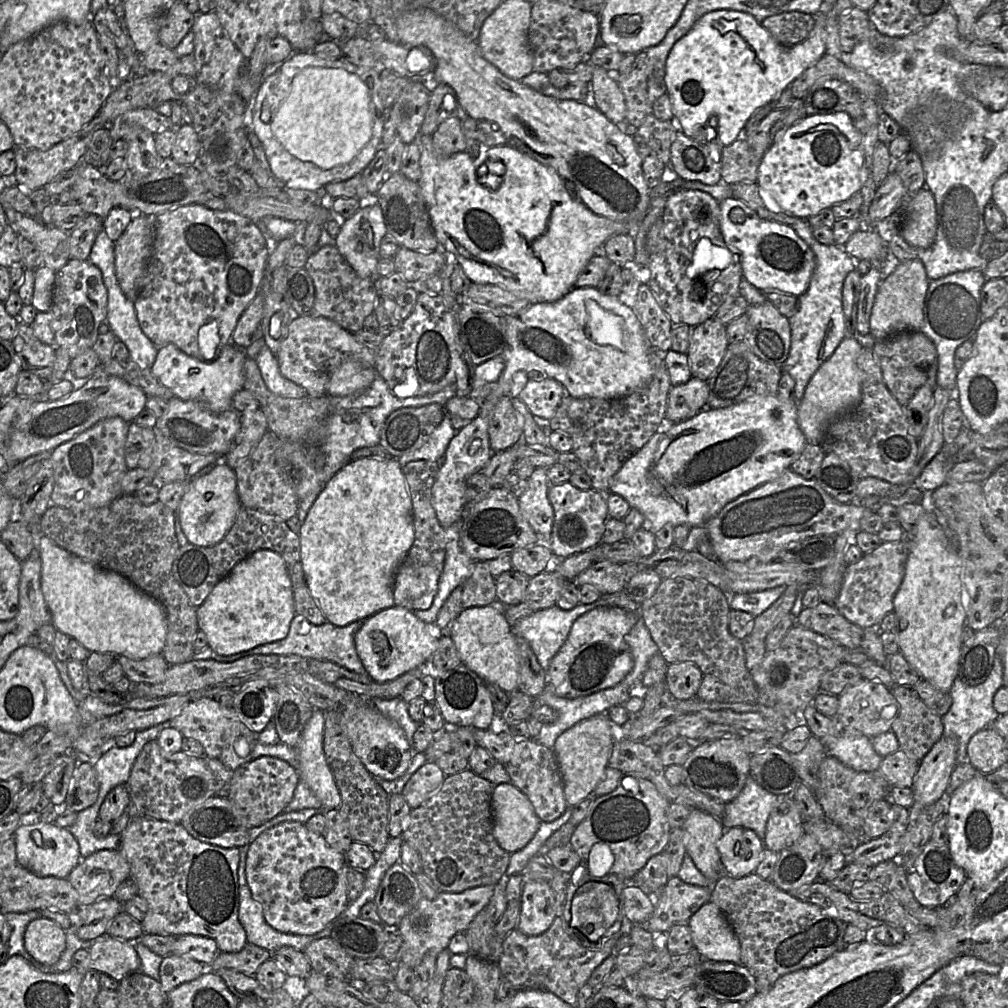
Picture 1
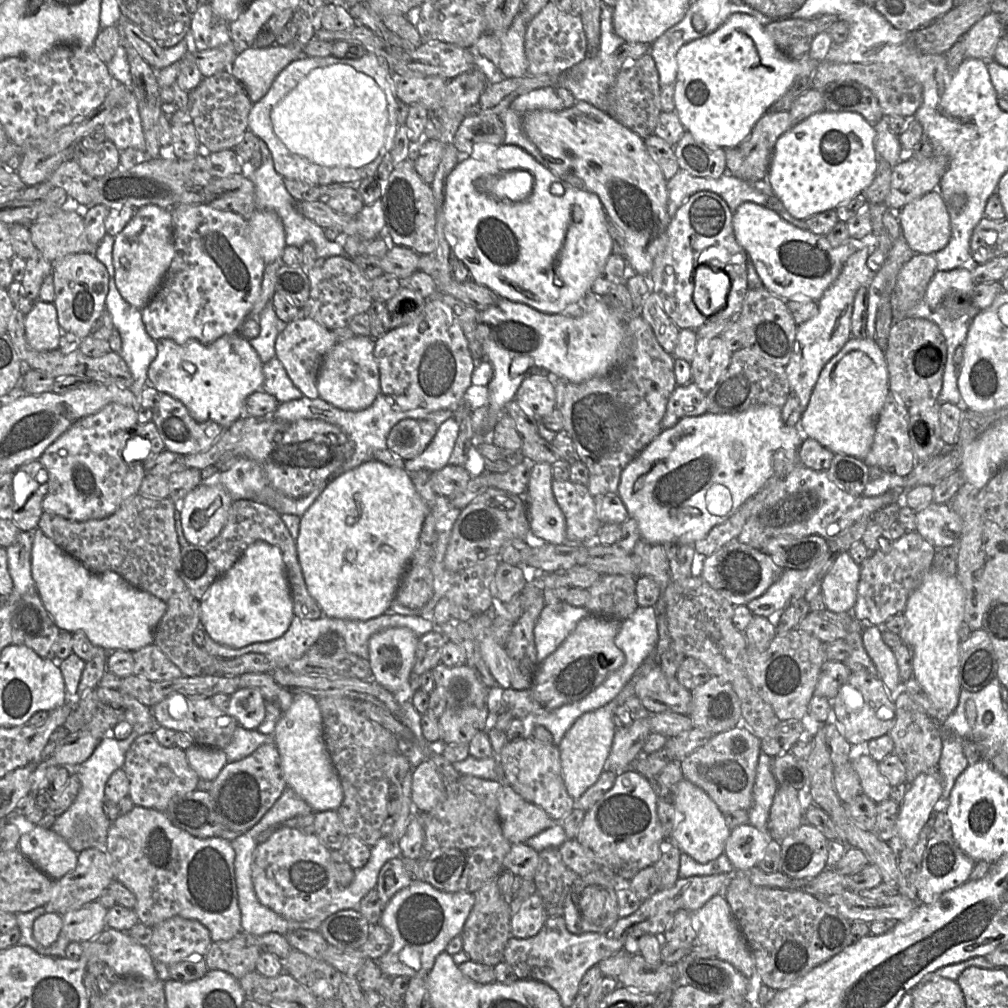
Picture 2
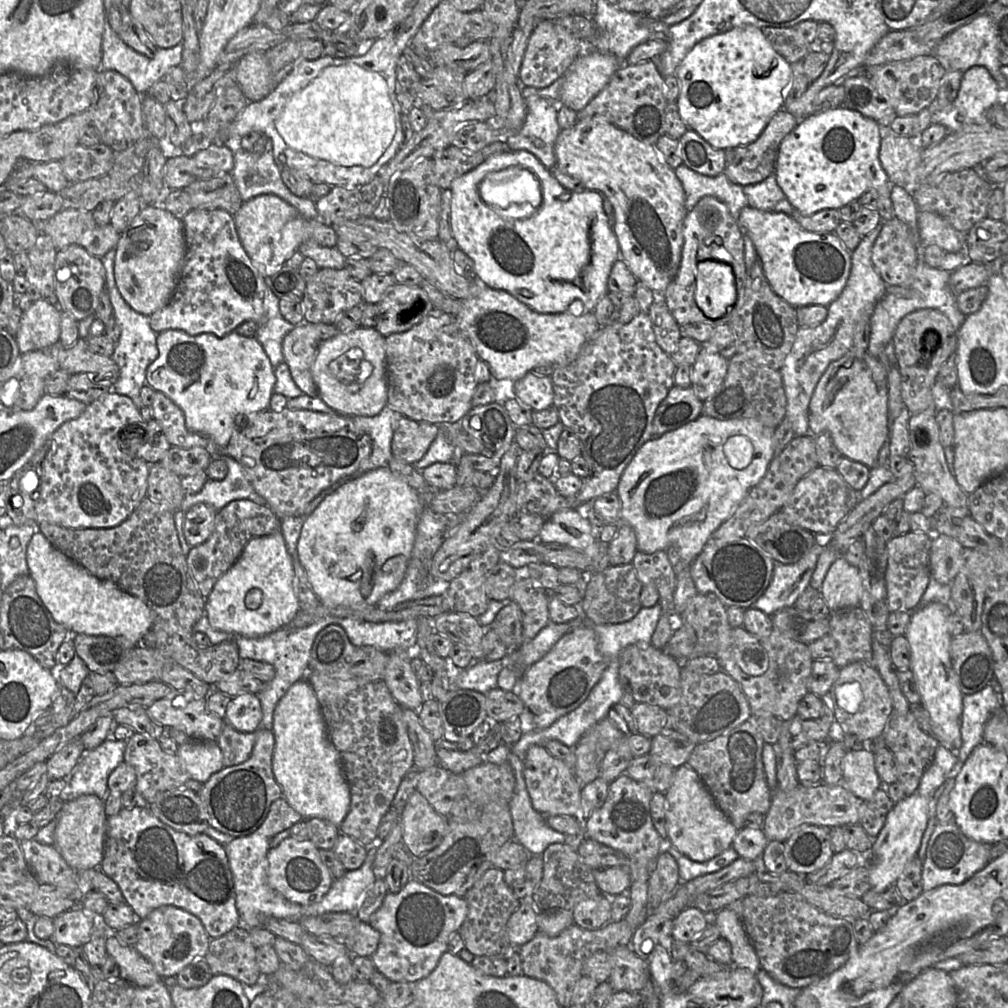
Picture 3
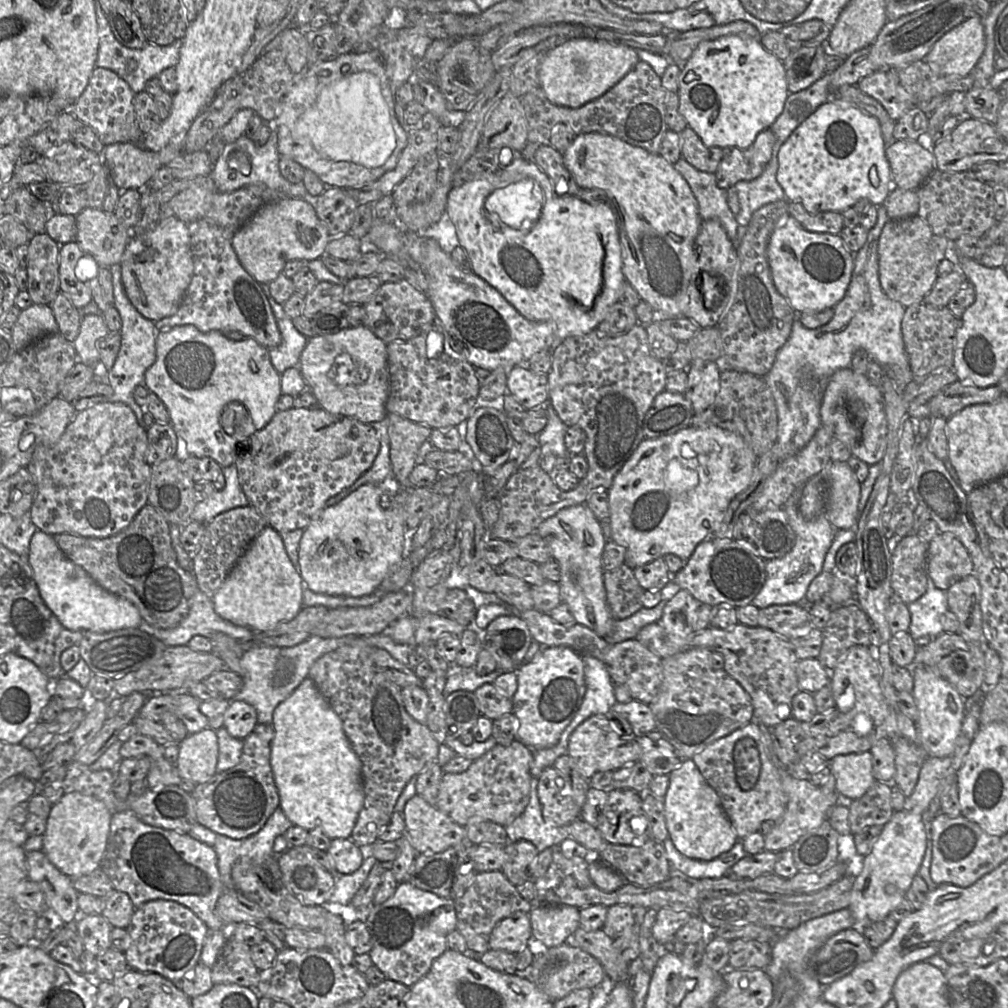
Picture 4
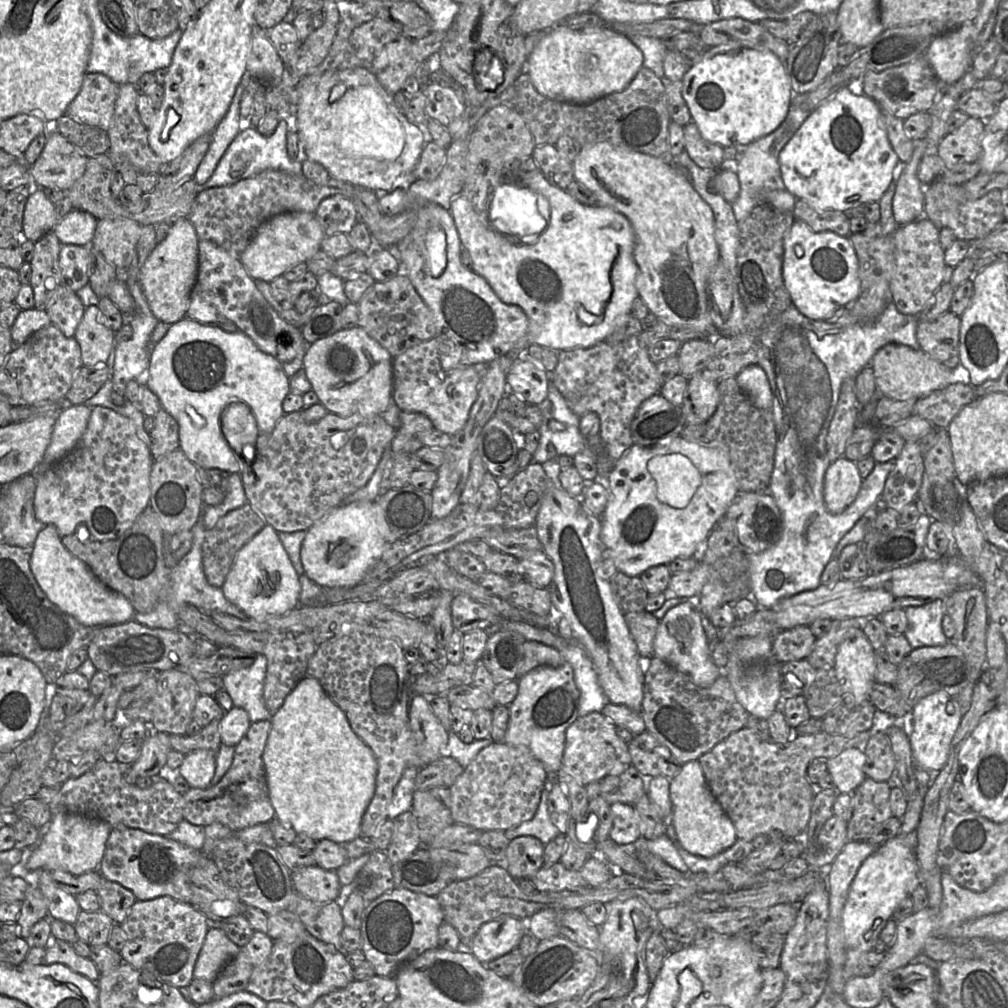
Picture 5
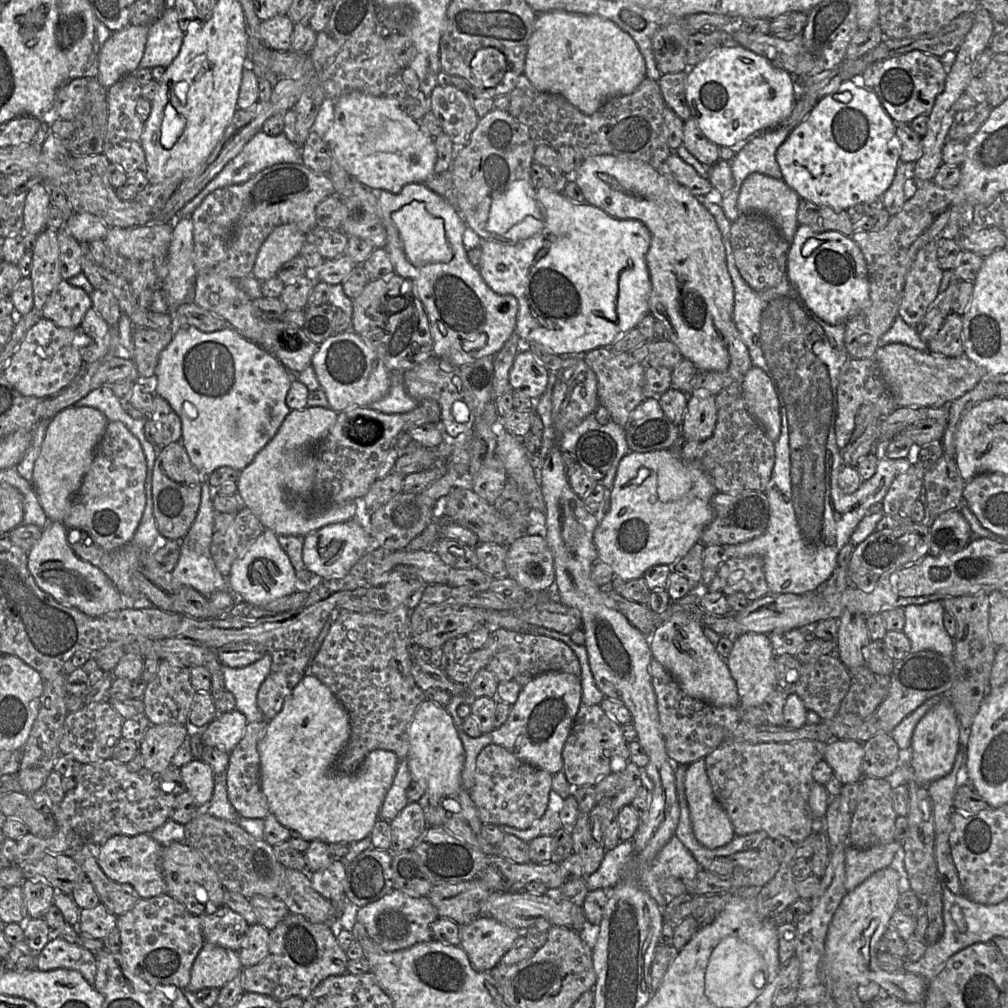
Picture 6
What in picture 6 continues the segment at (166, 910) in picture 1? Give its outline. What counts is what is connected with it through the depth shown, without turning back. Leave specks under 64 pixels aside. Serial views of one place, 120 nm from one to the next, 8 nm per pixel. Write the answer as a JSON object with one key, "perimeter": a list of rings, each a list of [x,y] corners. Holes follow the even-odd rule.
{"perimeter":[[[150,834],[135,836],[115,835],[97,847],[96,860],[104,874],[118,883],[130,884],[140,898],[151,898],[167,893],[167,887],[161,870],[163,846]]]}

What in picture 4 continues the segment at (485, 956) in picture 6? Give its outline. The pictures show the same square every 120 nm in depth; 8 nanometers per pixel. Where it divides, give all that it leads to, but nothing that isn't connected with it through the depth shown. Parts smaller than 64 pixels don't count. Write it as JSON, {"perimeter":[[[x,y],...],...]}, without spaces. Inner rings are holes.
{"perimeter":[[[518,911],[494,927],[489,939],[489,949],[517,954],[529,943],[533,943],[529,914]]]}

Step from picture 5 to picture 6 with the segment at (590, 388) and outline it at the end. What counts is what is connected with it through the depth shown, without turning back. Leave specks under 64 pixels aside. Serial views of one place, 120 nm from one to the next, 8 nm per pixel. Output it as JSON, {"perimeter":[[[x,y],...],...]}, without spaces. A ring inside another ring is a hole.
{"perimeter":[[[610,347],[591,350],[583,358],[597,377],[599,405],[609,411],[611,421],[625,428],[631,412],[645,399],[643,385],[646,364],[637,362],[629,352],[614,352]]]}

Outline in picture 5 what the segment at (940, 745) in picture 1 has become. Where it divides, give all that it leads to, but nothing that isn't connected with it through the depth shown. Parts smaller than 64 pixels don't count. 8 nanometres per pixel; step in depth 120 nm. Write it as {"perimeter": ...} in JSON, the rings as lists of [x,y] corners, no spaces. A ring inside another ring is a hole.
{"perimeter":[[[917,831],[903,838],[893,838],[877,847],[859,868],[848,891],[842,912],[842,925],[846,949],[867,952],[873,950],[875,941],[899,903],[911,896],[912,886],[919,881],[916,858]]]}

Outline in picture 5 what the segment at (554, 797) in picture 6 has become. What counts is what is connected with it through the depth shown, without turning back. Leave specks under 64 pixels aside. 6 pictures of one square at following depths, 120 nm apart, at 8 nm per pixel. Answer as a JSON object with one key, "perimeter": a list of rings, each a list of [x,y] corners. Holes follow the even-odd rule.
{"perimeter":[[[548,772],[547,779],[541,792],[541,799],[534,817],[521,823],[519,826],[508,829],[504,832],[510,841],[520,836],[533,836],[539,839],[544,845],[548,844],[555,837],[560,835],[559,829],[551,822],[548,813],[548,790],[546,784],[549,780],[556,781],[557,773]]]}

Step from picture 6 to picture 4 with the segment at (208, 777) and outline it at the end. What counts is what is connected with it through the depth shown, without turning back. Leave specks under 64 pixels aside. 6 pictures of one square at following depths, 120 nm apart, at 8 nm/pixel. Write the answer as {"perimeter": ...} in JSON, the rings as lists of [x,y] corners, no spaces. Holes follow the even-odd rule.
{"perimeter":[[[211,728],[189,734],[179,743],[176,768],[182,780],[202,784],[213,777],[217,771],[218,740],[216,731]]]}

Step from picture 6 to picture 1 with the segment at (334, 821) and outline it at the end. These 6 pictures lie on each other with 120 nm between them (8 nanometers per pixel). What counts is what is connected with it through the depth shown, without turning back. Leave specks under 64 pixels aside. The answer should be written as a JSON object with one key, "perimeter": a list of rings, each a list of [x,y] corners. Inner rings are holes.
{"perimeter":[[[314,709],[312,716],[307,722],[301,738],[295,747],[295,751],[298,759],[296,769],[299,772],[300,779],[306,782],[314,795],[321,801],[323,809],[328,811],[332,809],[339,809],[342,799],[325,757],[323,744],[324,726],[324,711]]]}

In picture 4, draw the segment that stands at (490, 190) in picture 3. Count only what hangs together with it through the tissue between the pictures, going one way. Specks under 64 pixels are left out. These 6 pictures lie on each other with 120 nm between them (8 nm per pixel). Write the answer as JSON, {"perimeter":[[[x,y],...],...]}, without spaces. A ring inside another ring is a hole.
{"perimeter":[[[522,179],[517,182],[513,182],[503,188],[499,188],[491,192],[484,201],[484,209],[489,214],[497,214],[500,220],[507,226],[513,229],[519,229],[524,220],[532,220],[529,218],[537,218],[542,211],[541,201],[533,195],[535,181],[532,179]]]}

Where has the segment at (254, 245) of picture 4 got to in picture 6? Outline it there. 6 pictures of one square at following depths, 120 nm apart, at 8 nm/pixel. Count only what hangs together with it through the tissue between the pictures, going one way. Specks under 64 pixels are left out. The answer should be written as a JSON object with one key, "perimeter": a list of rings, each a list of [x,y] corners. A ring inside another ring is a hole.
{"perimeter":[[[293,224],[278,226],[261,245],[250,275],[260,282],[276,277],[283,264],[300,255],[307,240],[307,234]]]}

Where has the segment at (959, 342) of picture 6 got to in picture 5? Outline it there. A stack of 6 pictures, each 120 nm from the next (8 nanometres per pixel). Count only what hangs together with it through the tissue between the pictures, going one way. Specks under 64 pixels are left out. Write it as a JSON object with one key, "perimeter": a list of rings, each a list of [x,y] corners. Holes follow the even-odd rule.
{"perimeter":[[[951,311],[934,321],[917,323],[916,338],[920,350],[934,360],[955,369],[959,363],[959,333],[961,318]]]}

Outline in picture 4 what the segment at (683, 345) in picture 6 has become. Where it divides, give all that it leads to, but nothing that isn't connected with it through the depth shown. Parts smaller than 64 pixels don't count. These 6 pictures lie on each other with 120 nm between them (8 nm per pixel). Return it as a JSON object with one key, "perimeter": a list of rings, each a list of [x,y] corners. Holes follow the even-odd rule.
{"perimeter":[[[596,132],[577,135],[563,153],[563,163],[580,188],[603,190],[613,202],[621,243],[622,271],[641,300],[652,307],[657,317],[683,317],[685,294],[694,267],[695,239],[704,221],[685,178],[660,154]]]}

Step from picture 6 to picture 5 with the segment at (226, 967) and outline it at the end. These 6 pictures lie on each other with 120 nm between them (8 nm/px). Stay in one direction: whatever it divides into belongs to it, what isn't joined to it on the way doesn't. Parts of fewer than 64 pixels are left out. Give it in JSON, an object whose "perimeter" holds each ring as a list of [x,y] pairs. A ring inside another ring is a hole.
{"perimeter":[[[209,927],[193,969],[193,979],[213,982],[225,964],[241,950],[219,928]]]}

